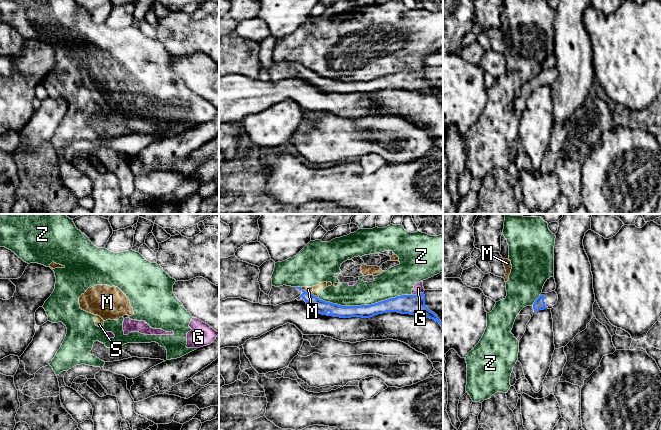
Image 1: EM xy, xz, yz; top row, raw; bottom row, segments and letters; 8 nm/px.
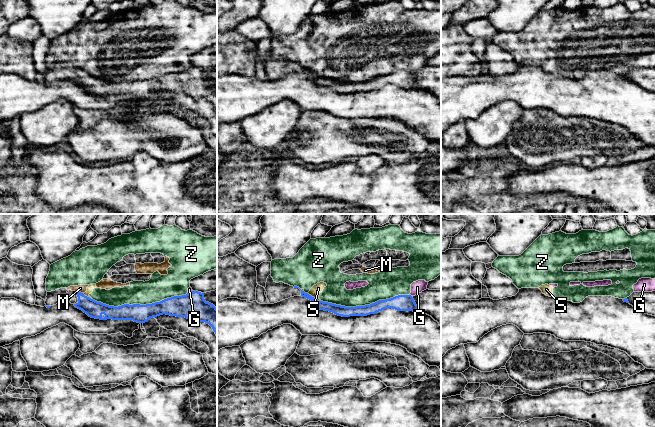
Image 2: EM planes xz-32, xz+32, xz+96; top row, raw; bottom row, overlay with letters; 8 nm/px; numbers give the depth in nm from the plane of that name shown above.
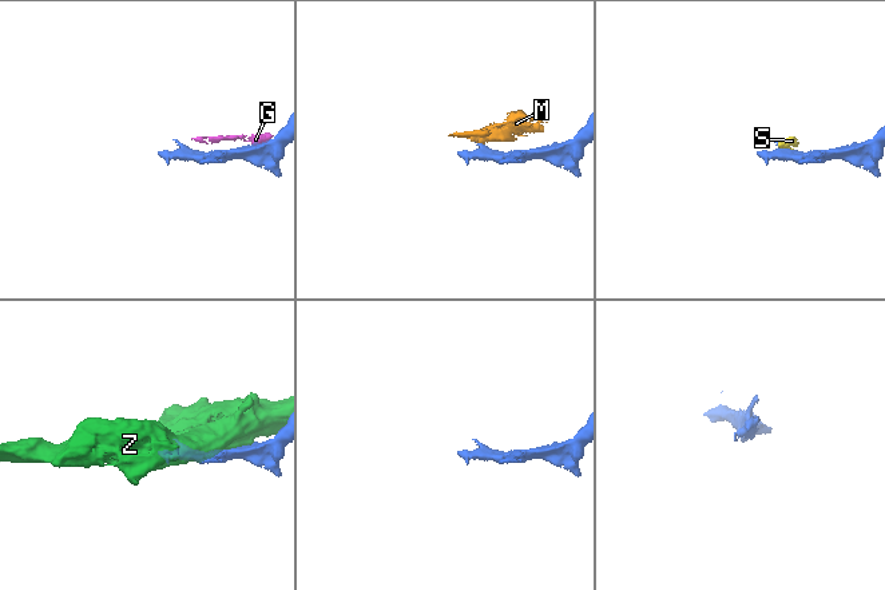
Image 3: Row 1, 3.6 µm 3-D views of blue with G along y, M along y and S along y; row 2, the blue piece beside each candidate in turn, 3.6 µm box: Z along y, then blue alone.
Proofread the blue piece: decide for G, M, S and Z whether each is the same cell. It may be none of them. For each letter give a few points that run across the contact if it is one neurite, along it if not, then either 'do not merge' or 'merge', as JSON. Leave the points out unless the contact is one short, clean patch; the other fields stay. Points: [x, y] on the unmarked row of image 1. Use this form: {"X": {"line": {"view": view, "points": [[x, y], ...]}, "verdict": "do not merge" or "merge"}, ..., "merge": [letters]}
{"G": {"line": {"view": "xz", "points": [[423, 67], [413, 71]]}, "verdict": "do not merge"}, "M": {"line": {"view": "xz", "points": [[300, 63], [311, 70]]}, "verdict": "do not merge"}, "S": {"line": {"view": "xz", "points": [[312, 69], [318, 74]]}, "verdict": "do not merge"}, "Z": {"verdict": "do not merge"}, "merge": []}

